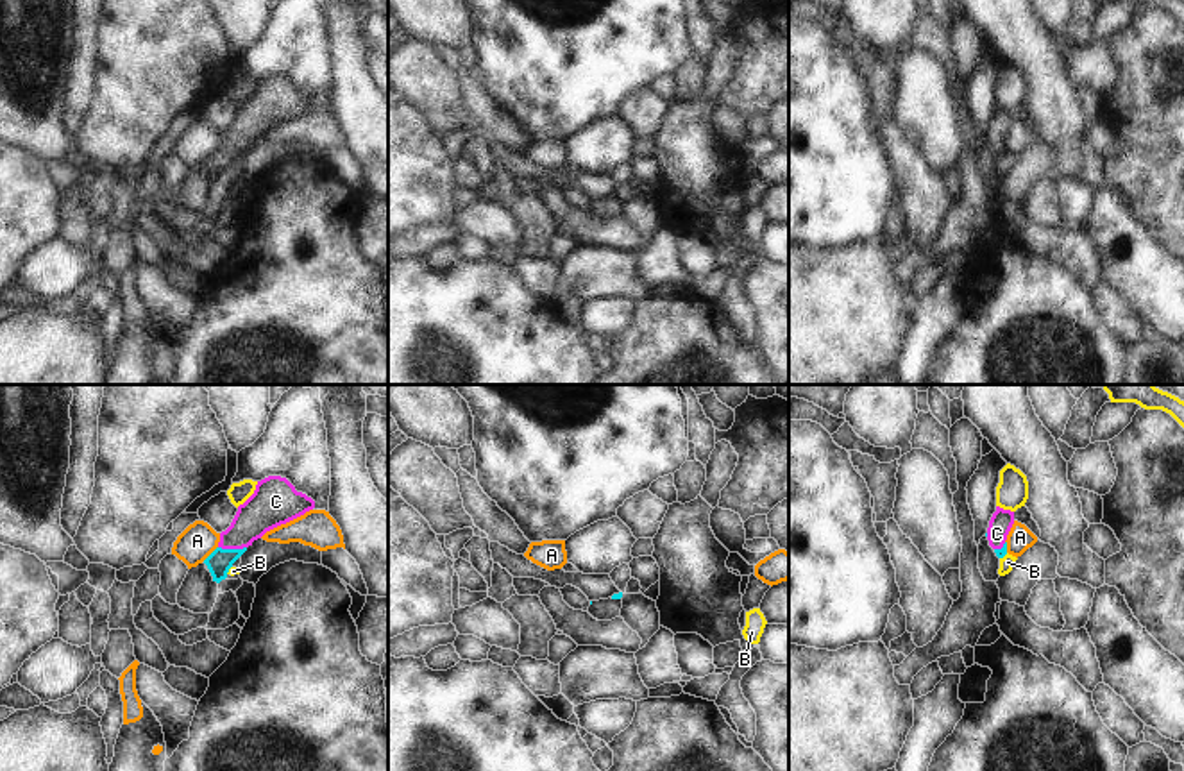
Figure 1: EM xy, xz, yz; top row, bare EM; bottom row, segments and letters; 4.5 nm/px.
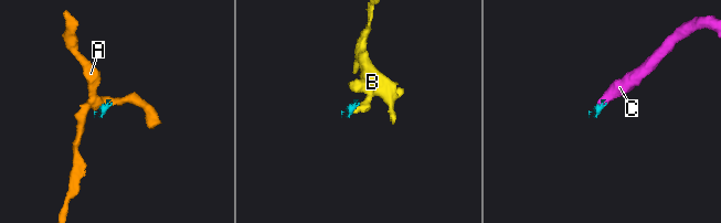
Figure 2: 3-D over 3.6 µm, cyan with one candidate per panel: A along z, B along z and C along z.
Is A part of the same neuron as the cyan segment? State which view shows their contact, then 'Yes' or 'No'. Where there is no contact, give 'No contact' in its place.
Touches cyan in xy. No.

